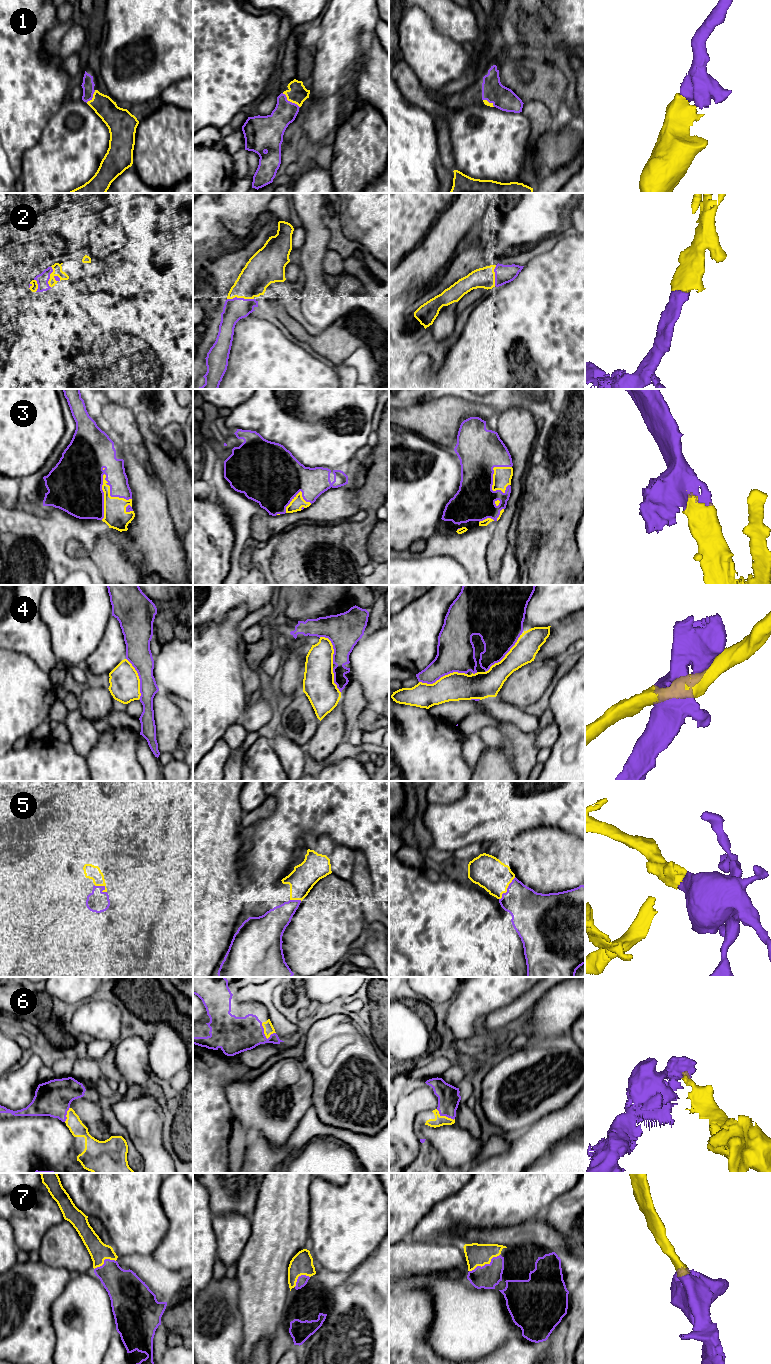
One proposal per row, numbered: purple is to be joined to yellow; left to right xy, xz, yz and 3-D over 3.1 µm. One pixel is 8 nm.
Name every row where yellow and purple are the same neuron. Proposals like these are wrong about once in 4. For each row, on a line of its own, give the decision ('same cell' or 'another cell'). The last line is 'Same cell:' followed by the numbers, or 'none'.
1: same cell
2: same cell
3: same cell
4: another cell
5: same cell
6: same cell
7: same cell
Same cell: 1, 2, 3, 5, 6, 7

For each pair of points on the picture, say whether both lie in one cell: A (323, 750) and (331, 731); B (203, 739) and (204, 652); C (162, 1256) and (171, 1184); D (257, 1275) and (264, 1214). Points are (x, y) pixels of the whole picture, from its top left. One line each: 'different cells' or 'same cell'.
A: same cell
B: same cell
C: same cell
D: same cell

